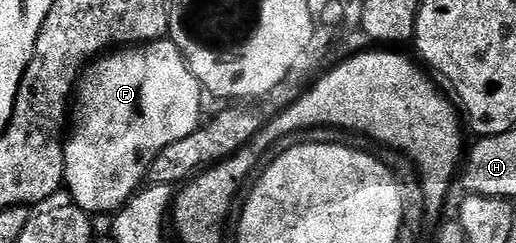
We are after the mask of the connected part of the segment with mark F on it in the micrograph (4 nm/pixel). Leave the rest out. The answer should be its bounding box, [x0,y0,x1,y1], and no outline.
[64,39,202,215]

